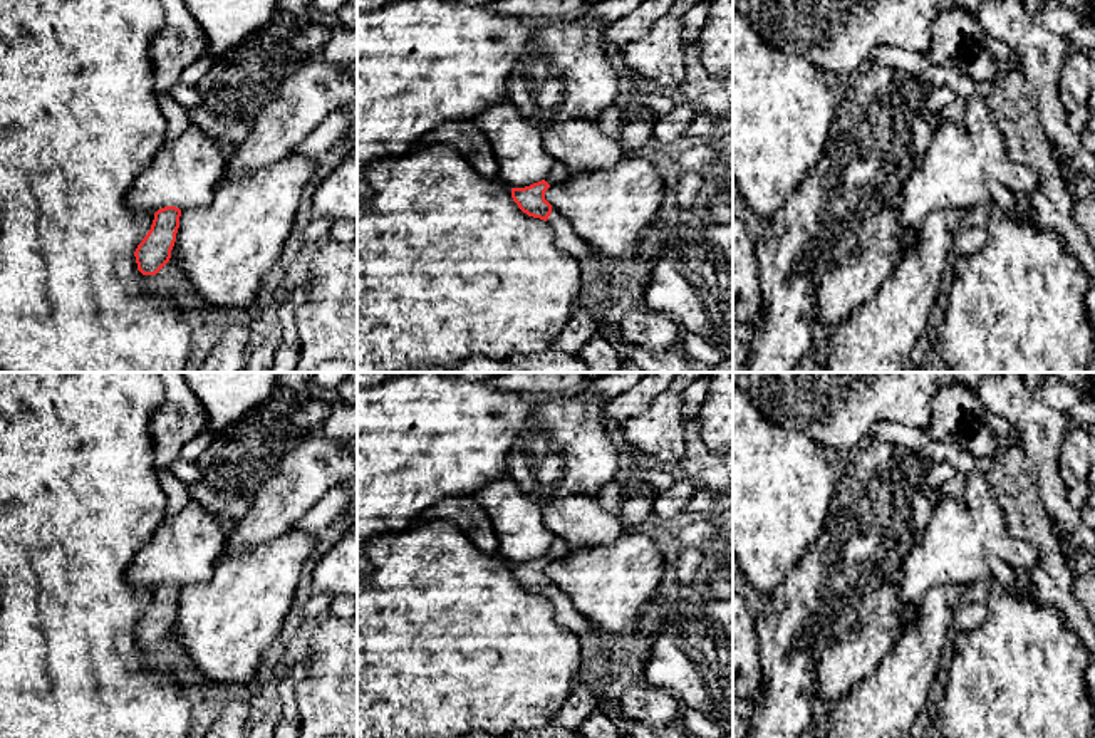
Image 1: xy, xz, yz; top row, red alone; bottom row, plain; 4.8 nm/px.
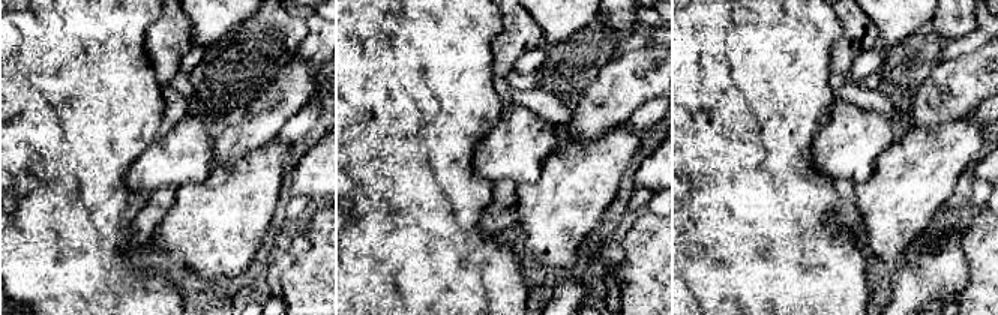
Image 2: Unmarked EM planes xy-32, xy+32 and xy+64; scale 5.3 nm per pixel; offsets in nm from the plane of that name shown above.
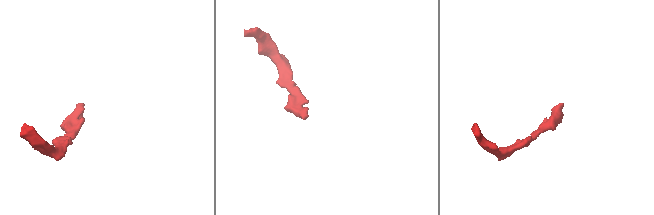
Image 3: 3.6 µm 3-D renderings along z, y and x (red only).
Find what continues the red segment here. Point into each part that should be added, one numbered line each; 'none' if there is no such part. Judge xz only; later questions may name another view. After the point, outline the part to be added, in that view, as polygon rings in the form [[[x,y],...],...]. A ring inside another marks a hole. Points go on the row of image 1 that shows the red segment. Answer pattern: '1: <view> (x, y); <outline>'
1: xz (594, 289); [[[552,208],[547,223],[555,231],[557,245],[573,255],[580,265],[582,285],[573,304],[575,309],[584,309],[595,319],[604,312],[610,285],[602,277],[600,262],[592,253],[592,248],[573,233],[568,220]]]

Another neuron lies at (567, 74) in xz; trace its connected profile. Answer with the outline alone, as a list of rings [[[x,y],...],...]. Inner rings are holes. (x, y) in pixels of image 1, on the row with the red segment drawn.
[[[602,0],[587,5],[579,15],[550,20],[533,34],[533,45],[515,62],[508,77],[508,101],[525,121],[542,133],[557,122],[587,119],[597,122],[600,114],[617,104],[619,79],[614,60],[605,52],[605,30],[644,0]]]

